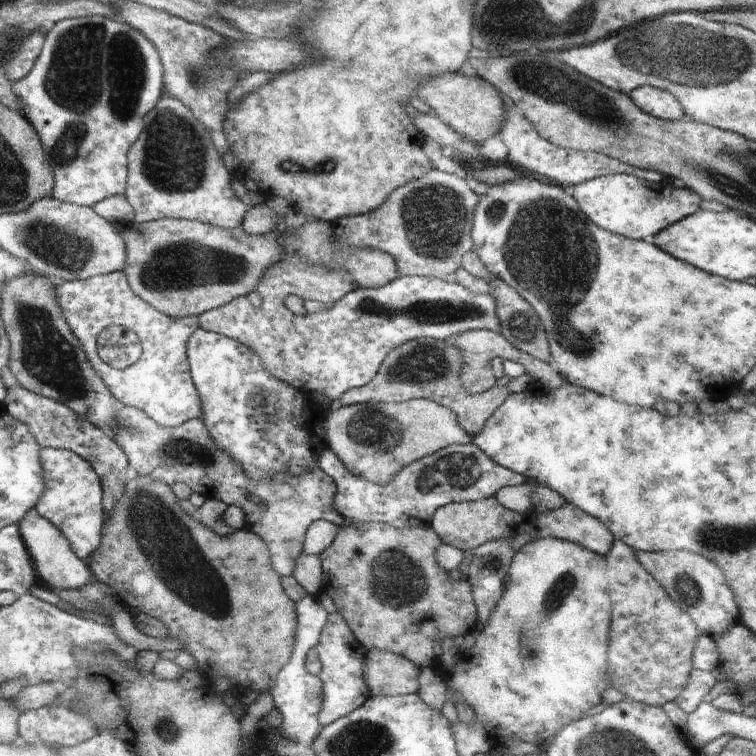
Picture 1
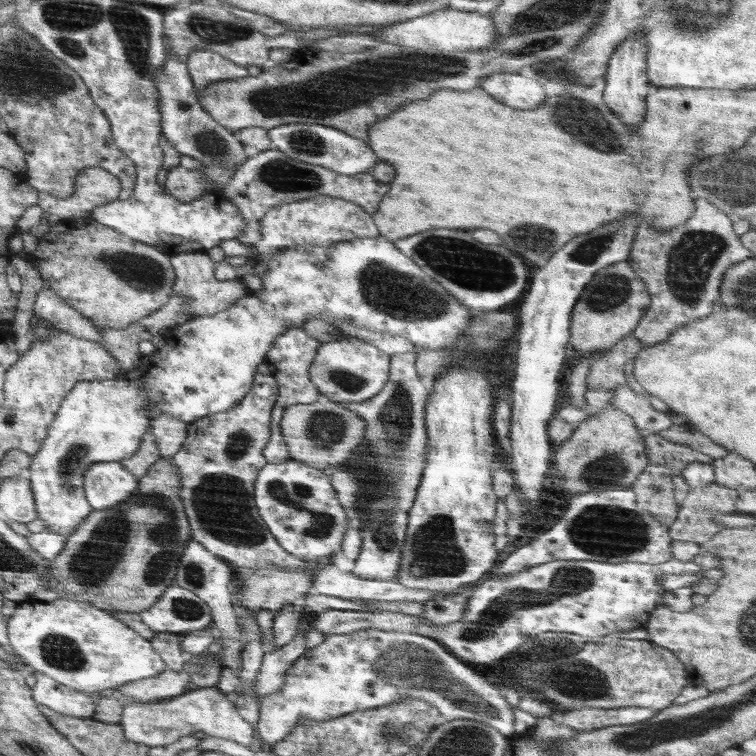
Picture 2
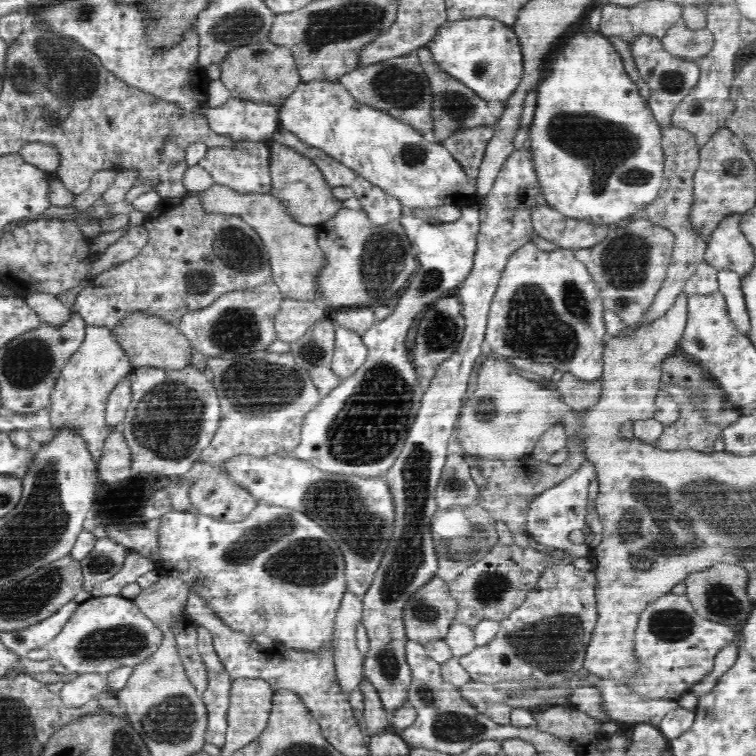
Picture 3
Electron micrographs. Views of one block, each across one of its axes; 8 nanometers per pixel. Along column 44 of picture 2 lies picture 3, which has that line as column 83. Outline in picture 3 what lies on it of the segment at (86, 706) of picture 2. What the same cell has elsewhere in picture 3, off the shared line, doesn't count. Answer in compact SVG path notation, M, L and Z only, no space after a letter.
M92 672L72 676L66 686L62 686L59 696L66 706L78 708L88 701L97 699L100 692L106 691L110 691L107 677Z

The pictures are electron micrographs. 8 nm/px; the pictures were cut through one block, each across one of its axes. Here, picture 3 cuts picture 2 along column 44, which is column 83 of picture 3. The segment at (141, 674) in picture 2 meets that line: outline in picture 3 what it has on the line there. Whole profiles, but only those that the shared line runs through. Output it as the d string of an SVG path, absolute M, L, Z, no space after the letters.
M121 595L90 597L79 599L79 605L64 628L48 643L45 650L51 660L56 660L69 670L69 675L77 676L95 672L107 676L108 672L142 664L160 648L164 635L150 621L132 599Z

